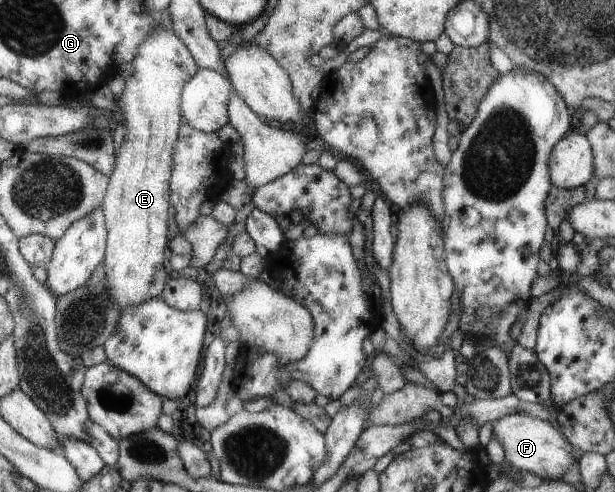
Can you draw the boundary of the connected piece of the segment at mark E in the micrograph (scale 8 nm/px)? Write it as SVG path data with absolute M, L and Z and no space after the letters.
M158 22L152 33L140 45L140 52L134 58L133 73L125 78L125 90L120 98L115 99L124 112L127 128L123 143L118 149L117 166L110 176L108 192L103 208L108 224L108 245L104 263L108 274L108 291L116 303L116 309L122 314L145 301L161 298L168 285L169 272L165 266L169 240L169 216L171 216L170 196L171 178L175 164L174 154L180 136L180 128L185 123L181 116L181 99L185 85L199 72L198 62L192 50L173 32L171 26L159 28Z

